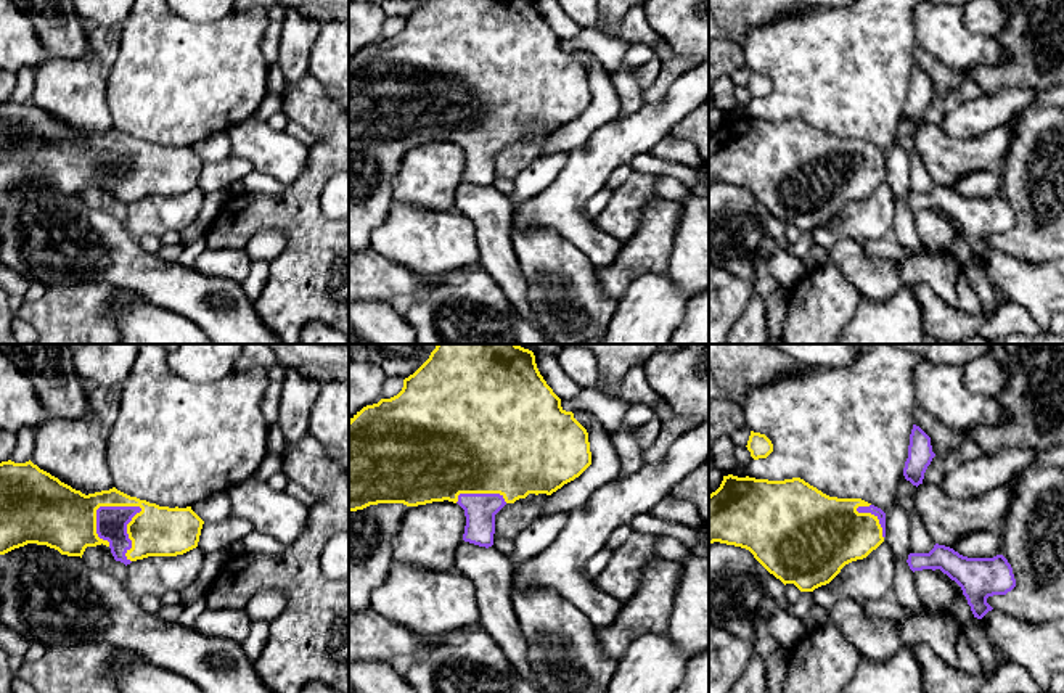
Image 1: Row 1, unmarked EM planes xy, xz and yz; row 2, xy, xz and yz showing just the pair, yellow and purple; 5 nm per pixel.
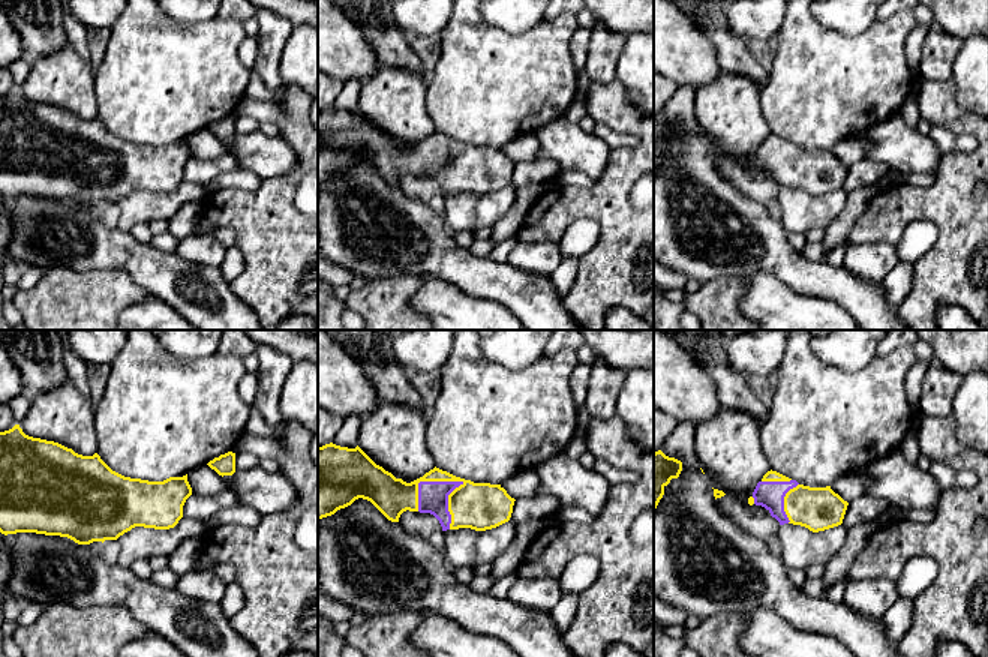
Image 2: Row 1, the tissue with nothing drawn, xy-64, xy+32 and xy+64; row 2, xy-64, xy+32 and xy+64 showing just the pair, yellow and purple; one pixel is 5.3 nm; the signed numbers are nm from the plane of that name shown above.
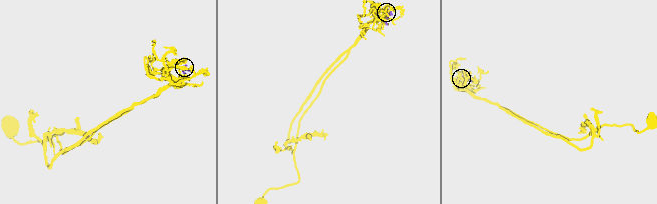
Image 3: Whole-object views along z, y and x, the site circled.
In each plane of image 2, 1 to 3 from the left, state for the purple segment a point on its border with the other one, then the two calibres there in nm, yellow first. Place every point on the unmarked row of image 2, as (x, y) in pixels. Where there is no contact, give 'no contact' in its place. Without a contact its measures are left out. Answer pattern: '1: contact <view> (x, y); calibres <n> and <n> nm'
1: no contact
2: contact xy+32 (459, 150); calibres 260 and 160 nm
3: contact xy+64 (784, 167); calibres 240 and 140 nm

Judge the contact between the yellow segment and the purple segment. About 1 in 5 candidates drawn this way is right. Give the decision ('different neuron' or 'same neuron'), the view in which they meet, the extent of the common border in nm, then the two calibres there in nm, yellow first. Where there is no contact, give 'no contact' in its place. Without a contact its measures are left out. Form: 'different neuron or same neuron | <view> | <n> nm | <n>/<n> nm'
same neuron | xy | 320 nm | 260/160 nm

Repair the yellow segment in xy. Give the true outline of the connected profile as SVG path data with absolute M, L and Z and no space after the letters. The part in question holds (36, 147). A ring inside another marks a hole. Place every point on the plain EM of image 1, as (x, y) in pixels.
M31 100L0 103L0 195L37 183L82 198L87 187L103 183L111 188L116 201L127 206L148 196L177 196L196 188L203 164L191 146L159 146L116 127L85 135Z

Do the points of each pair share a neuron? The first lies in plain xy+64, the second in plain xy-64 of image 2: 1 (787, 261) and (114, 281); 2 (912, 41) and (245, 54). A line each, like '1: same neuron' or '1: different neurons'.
1: different neurons
2: same neuron

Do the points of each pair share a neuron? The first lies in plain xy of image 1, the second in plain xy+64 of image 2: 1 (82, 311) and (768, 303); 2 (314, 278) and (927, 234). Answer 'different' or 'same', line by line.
1: different
2: different

